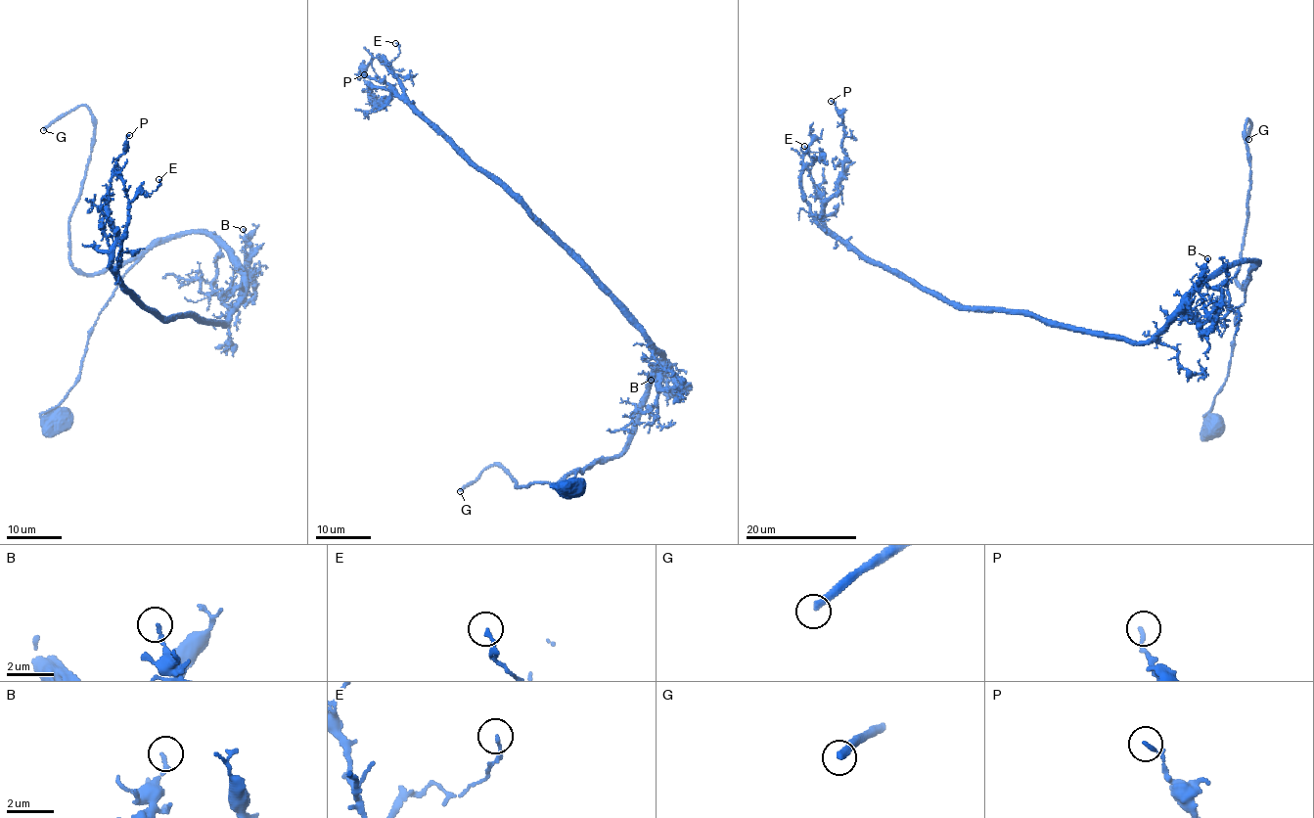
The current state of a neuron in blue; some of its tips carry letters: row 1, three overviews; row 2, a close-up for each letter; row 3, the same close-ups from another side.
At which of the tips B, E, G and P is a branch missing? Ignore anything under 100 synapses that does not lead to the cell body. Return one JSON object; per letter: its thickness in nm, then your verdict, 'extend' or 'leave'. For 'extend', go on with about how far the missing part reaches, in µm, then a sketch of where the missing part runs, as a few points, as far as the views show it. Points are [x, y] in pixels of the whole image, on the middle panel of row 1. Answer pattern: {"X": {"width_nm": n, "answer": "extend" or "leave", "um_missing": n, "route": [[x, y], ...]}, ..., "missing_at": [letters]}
{"B": {"width_nm": 170, "answer": "leave"}, "E": {"width_nm": 110, "answer": "leave"}, "G": {"width_nm": 320, "answer": "extend", "um_missing": 200}, "P": {"width_nm": 150, "answer": "leave"}, "missing_at": ["G"]}

